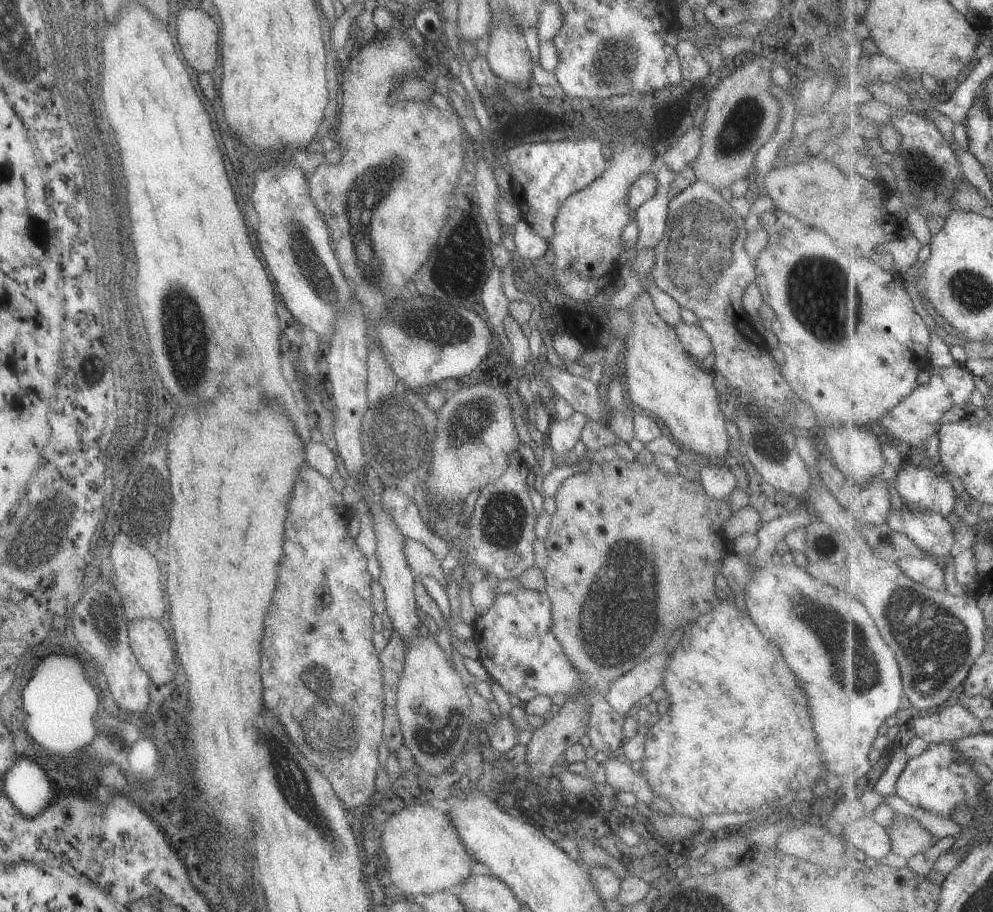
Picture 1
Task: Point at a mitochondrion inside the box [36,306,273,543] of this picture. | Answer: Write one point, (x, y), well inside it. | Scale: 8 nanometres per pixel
(101, 467)

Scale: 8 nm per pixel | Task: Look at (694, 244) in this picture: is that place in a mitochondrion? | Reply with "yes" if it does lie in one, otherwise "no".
yes

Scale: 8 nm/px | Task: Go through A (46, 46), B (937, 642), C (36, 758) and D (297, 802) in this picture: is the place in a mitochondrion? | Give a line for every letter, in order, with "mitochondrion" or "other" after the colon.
A: mitochondrion
B: mitochondrion
C: other
D: mitochondrion

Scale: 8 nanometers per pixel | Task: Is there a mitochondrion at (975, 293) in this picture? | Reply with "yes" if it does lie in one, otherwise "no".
yes

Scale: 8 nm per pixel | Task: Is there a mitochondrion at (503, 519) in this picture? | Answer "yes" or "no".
yes

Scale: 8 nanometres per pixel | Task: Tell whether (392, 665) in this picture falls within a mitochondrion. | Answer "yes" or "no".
no

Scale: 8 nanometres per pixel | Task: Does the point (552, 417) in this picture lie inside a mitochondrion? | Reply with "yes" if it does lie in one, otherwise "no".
no

